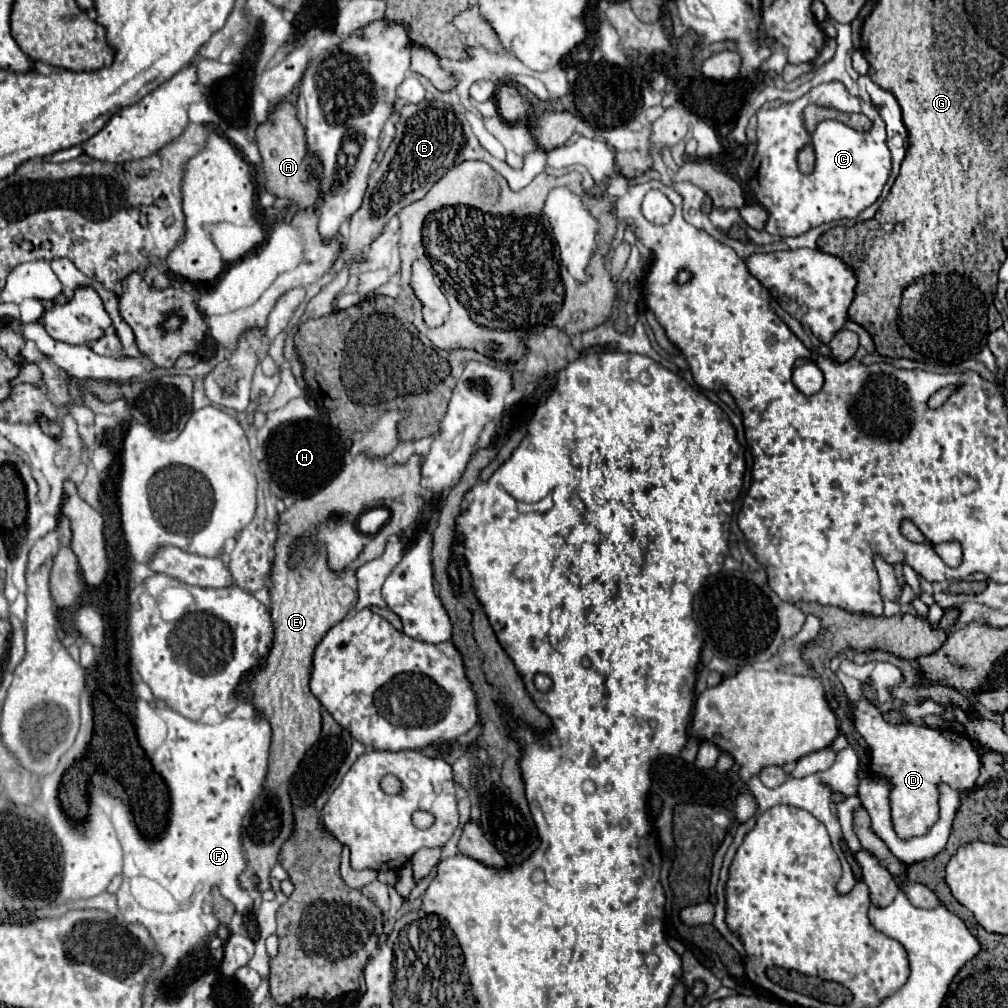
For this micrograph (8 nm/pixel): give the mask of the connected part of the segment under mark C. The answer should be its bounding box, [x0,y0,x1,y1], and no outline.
[749,82,890,238]

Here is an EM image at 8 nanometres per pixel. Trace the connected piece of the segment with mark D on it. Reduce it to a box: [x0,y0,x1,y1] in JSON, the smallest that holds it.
[852,700,982,840]

